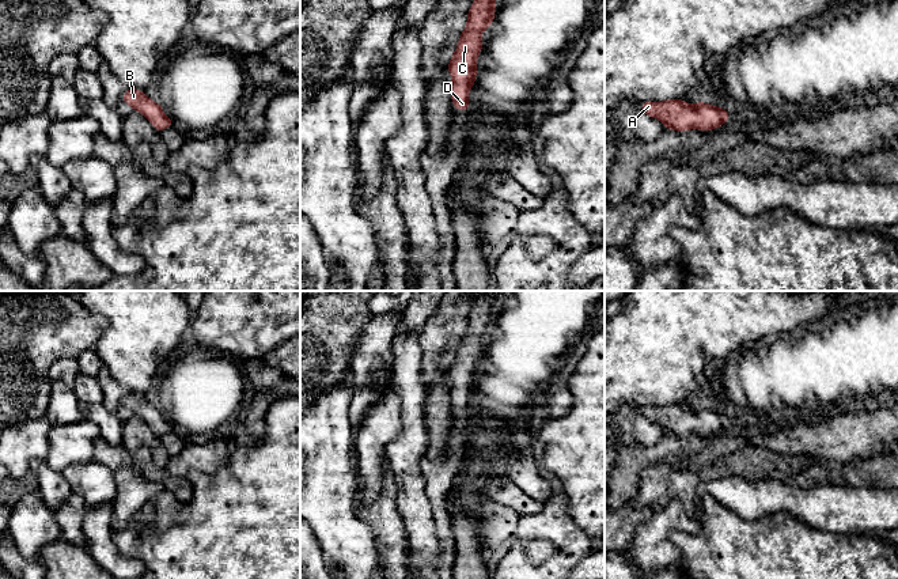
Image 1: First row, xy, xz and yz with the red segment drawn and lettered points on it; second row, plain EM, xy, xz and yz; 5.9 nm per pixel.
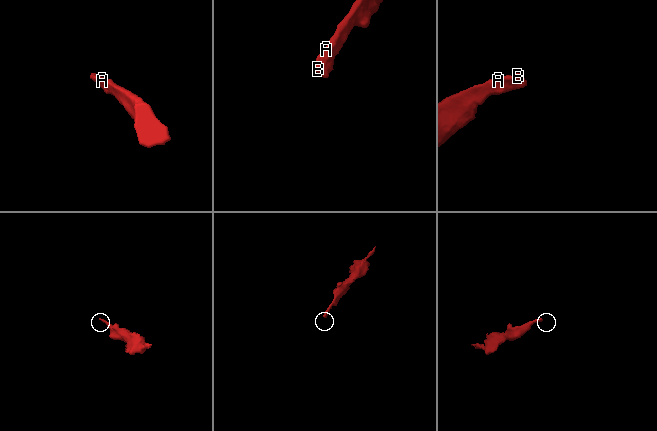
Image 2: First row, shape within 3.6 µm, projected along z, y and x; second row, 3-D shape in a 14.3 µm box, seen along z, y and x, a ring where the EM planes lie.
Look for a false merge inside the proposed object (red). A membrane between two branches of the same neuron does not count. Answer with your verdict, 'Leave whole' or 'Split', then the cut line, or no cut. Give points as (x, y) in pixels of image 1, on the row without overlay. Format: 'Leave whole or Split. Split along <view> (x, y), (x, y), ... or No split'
Leave whole. No split

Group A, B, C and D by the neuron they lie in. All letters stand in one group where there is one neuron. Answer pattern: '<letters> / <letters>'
A B C D

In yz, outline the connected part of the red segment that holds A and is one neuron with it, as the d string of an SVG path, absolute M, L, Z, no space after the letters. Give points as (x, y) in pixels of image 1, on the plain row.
M679 402L668 404L663 406L643 406L640 413L652 423L658 423L663 427L664 434L674 434L677 436L685 436L689 434L713 435L724 429L731 417L697 405L696 409L689 409Z

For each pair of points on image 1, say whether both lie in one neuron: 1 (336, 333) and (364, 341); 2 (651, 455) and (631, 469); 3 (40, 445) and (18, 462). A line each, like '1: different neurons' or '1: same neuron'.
1: different neurons
2: same neuron
3: same neuron

